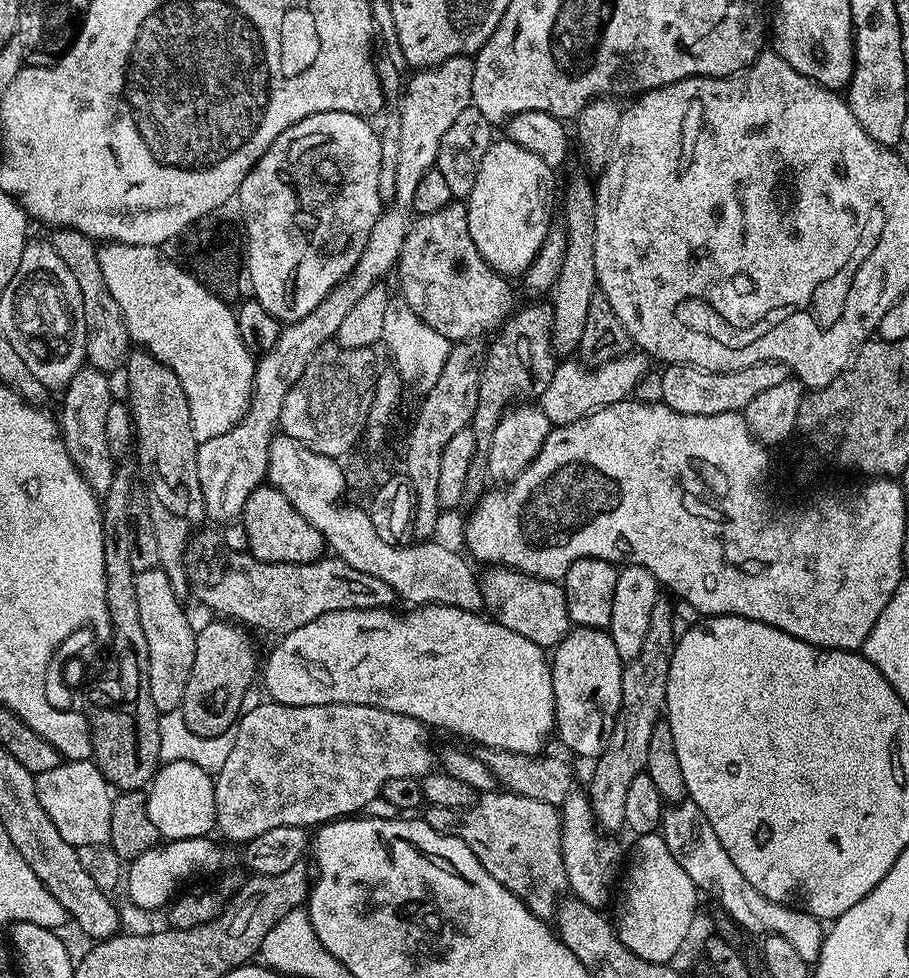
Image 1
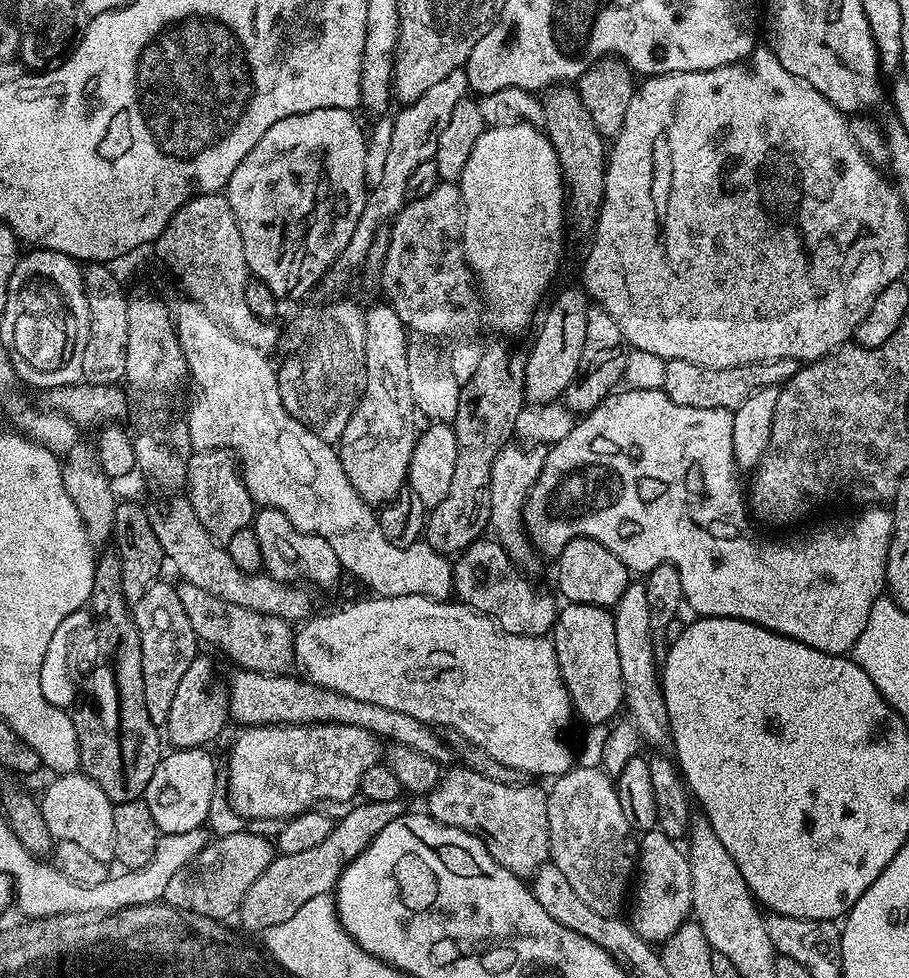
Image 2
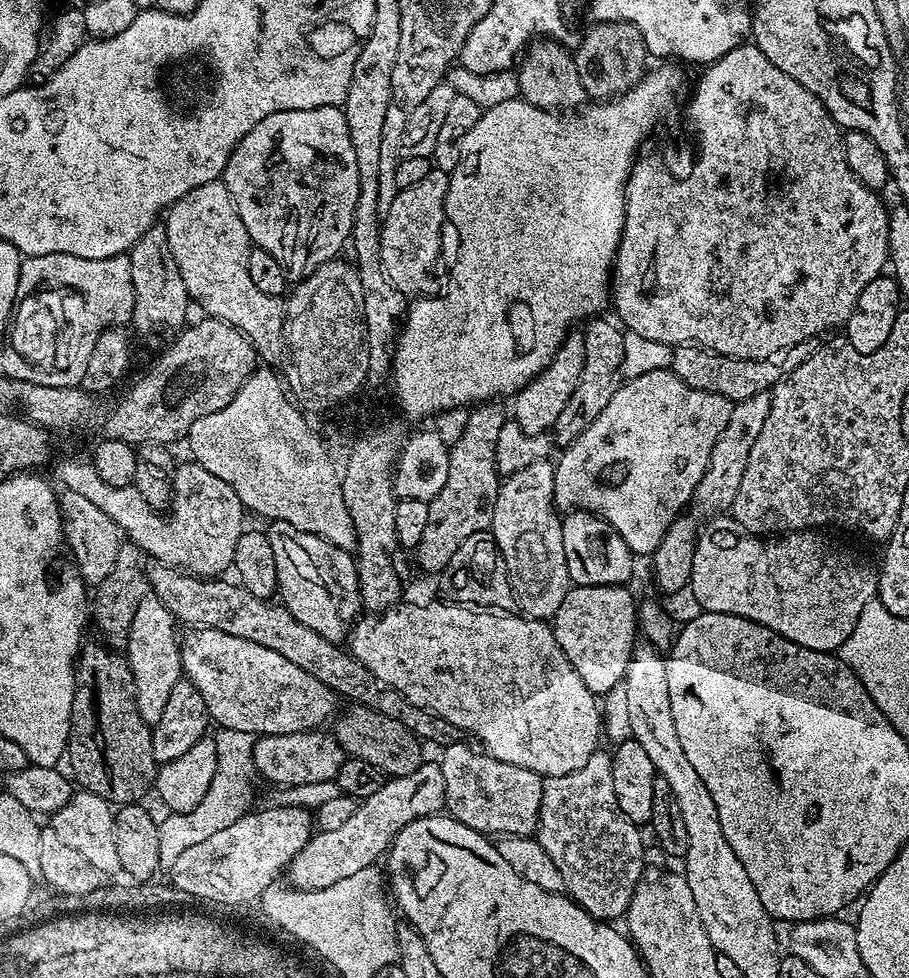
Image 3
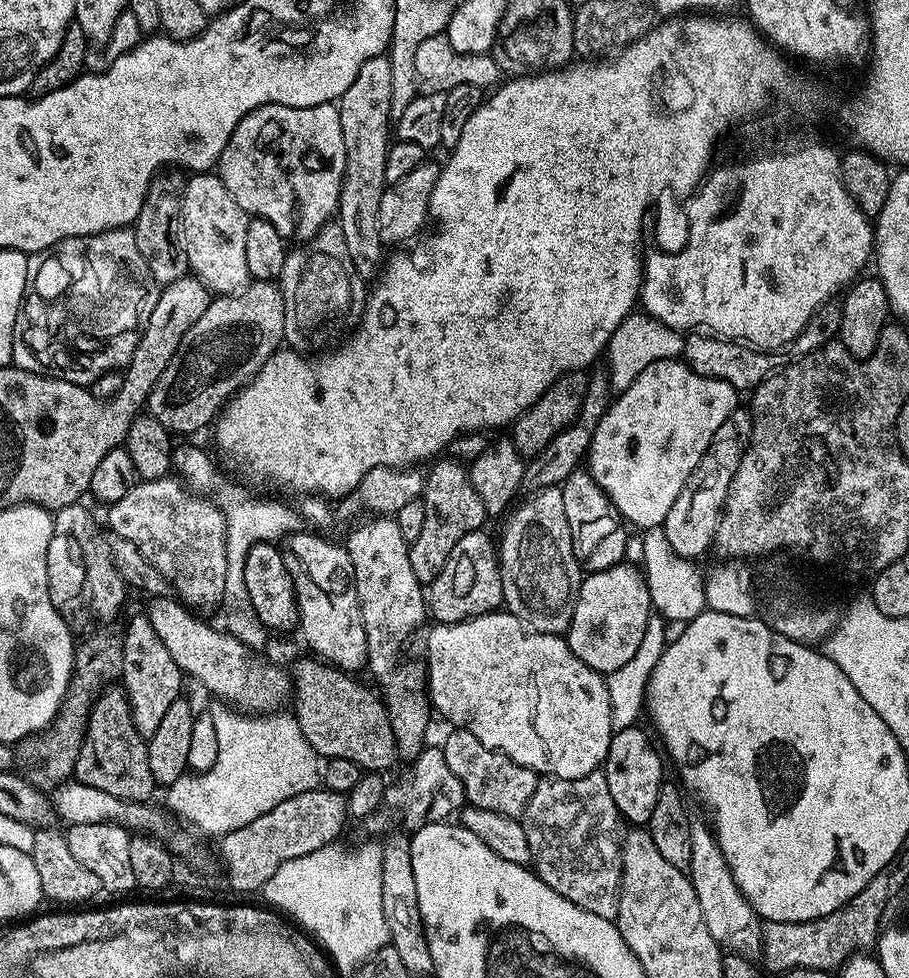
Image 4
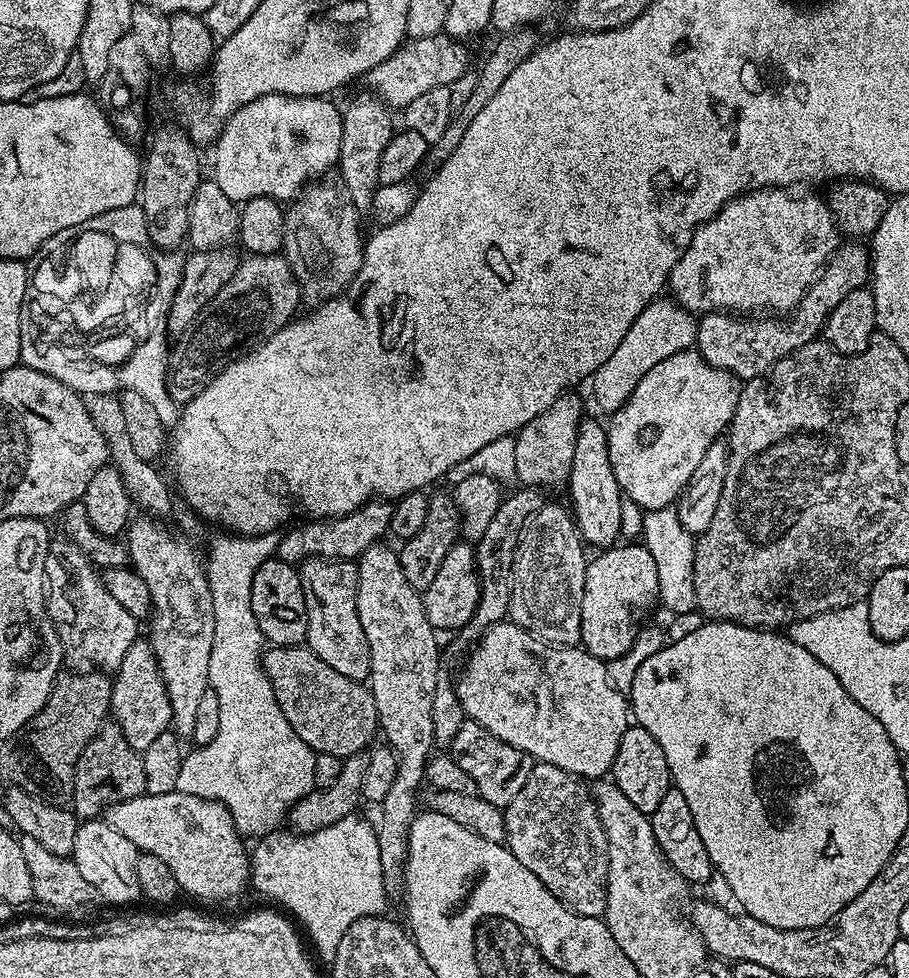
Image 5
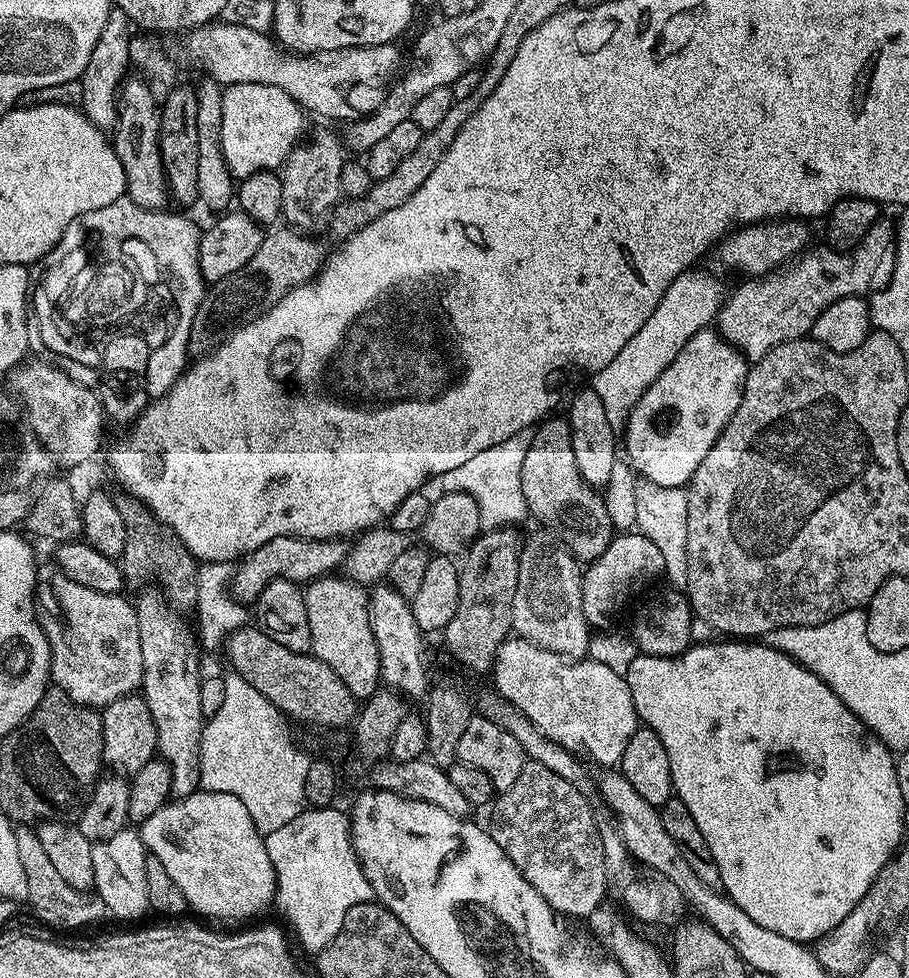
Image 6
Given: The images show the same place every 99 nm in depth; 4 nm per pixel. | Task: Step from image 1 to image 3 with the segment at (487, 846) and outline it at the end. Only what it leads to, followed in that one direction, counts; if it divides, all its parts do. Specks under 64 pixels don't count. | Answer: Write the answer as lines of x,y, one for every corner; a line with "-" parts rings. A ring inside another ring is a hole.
468,742
445,747
438,757
446,778
446,812
470,830
502,836
532,836
540,821
540,803
545,777
534,770
514,766
474,749

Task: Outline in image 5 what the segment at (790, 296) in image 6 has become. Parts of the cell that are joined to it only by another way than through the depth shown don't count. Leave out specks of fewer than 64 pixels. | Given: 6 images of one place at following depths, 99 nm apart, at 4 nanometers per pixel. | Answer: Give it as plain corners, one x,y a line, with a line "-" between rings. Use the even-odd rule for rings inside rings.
844,242
828,259
824,271
804,291
804,296
786,318
749,318
744,314
729,314
724,310
705,312
696,326
695,347
710,366
726,370
737,380
753,380
770,367
777,358
790,354
821,335
830,310
850,294
850,290
865,287
870,280
870,252
860,242

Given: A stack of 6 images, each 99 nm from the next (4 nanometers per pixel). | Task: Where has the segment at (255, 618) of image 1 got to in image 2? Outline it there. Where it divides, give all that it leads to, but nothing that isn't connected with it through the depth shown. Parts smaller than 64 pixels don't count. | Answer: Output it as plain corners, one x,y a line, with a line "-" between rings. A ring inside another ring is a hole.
187,499
173,500
176,501
169,512
152,510
149,511
148,517
154,526
154,534
158,534
158,542
162,546
167,563
176,567
183,583
202,586
202,590
218,598
226,598
226,602
235,602
238,606
246,606
246,610
258,610
262,614
277,616
289,622
304,622
313,615
312,596
303,583
276,580
263,571
251,573
240,570
234,564
234,558
230,558
227,547
217,542
202,526
202,522
198,522
198,514
194,514

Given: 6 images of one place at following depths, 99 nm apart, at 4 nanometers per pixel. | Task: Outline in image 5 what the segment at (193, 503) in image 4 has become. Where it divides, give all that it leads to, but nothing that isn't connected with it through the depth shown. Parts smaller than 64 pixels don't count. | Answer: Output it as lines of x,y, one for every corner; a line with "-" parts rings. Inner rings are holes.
133,519
126,529
128,559
134,565
135,572
142,578
142,582
146,582
146,590
150,590
152,595
150,643
160,667
162,682
166,686
166,694
170,698
171,727
177,736
188,738
194,730
197,707
201,702
202,694
210,687
208,675
210,674
210,650
214,646
214,598
202,552
200,554
186,537
163,528
159,519
146,519
148,520

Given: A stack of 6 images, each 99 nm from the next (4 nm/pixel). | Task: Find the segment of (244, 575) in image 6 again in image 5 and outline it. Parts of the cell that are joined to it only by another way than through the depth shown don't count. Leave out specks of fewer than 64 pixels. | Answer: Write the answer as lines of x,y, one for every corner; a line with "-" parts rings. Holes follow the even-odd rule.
373,498
345,516
333,516
326,520
309,519
307,522
293,523
280,536
276,556
293,566
313,558
355,561
369,546
383,541
389,535
388,527
391,517
392,504
384,498

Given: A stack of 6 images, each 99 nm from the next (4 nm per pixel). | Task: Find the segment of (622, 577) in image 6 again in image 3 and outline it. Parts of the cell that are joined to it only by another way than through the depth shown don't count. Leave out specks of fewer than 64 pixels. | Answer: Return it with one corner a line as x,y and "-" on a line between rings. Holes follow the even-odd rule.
622,584
575,585
568,589
562,606
558,606
550,621
562,654
566,654
570,666
578,670
578,678
586,682
591,692
606,693
623,681
632,649
638,643
638,600
632,597
630,589

